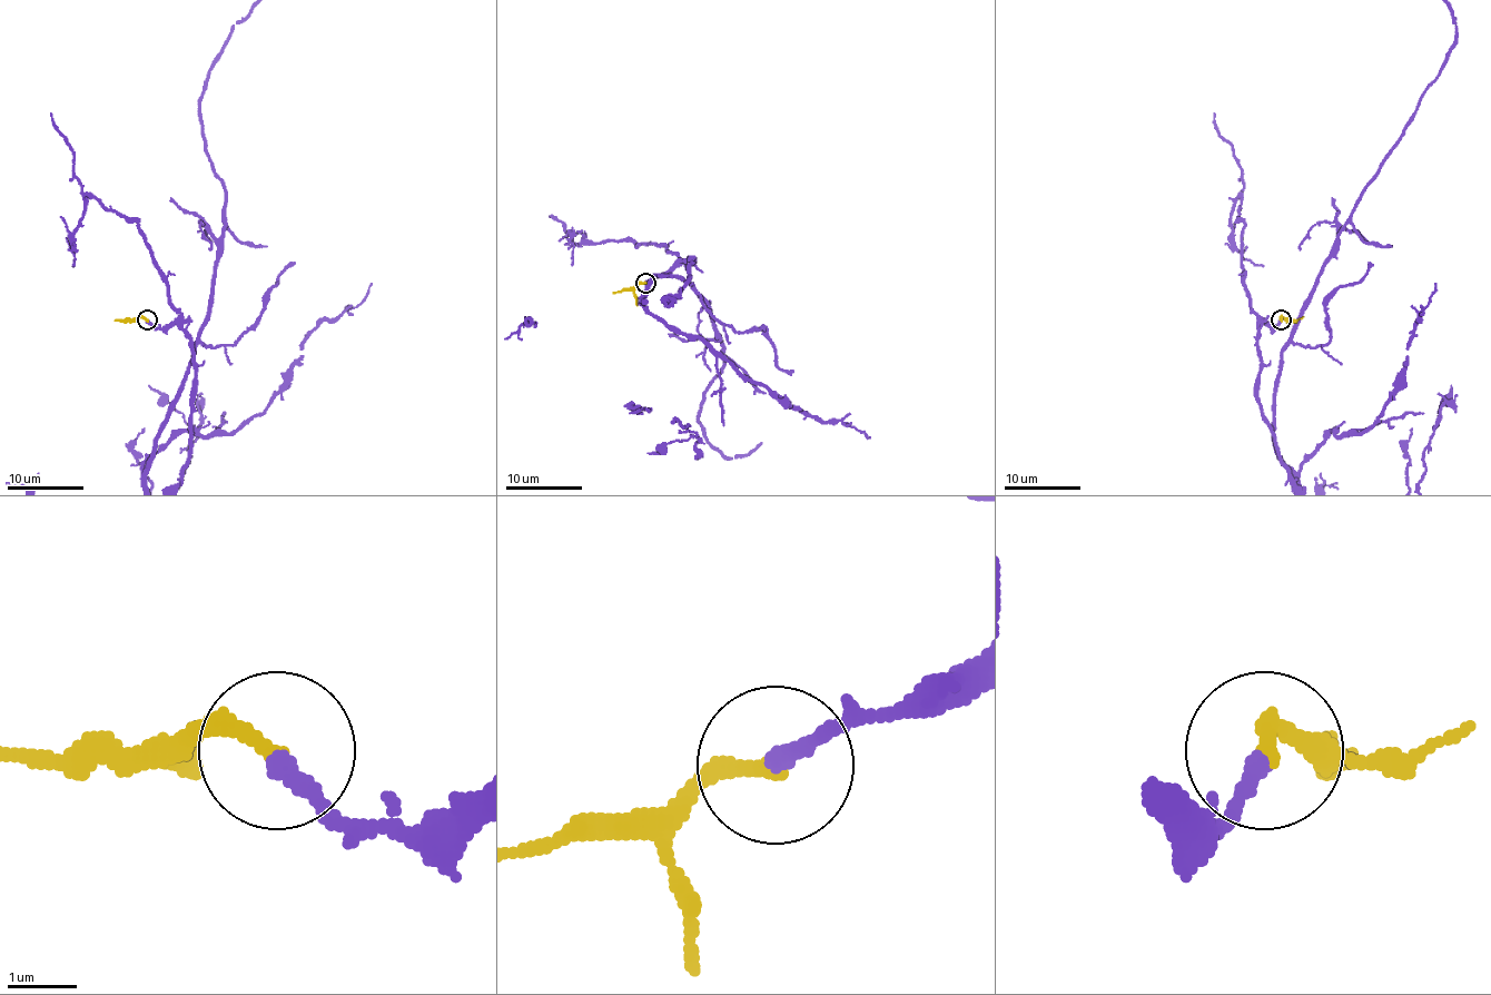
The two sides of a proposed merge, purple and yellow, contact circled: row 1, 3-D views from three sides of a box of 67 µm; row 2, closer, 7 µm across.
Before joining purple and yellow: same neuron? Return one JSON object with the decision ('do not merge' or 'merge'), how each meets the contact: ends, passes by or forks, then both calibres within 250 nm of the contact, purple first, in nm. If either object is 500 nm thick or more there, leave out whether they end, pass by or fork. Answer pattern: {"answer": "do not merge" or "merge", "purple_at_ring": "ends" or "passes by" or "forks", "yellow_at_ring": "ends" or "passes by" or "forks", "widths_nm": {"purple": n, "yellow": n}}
{"answer": "merge", "purple_at_ring": "ends", "yellow_at_ring": "ends", "widths_nm": {"purple": 280, "yellow": 260}}

